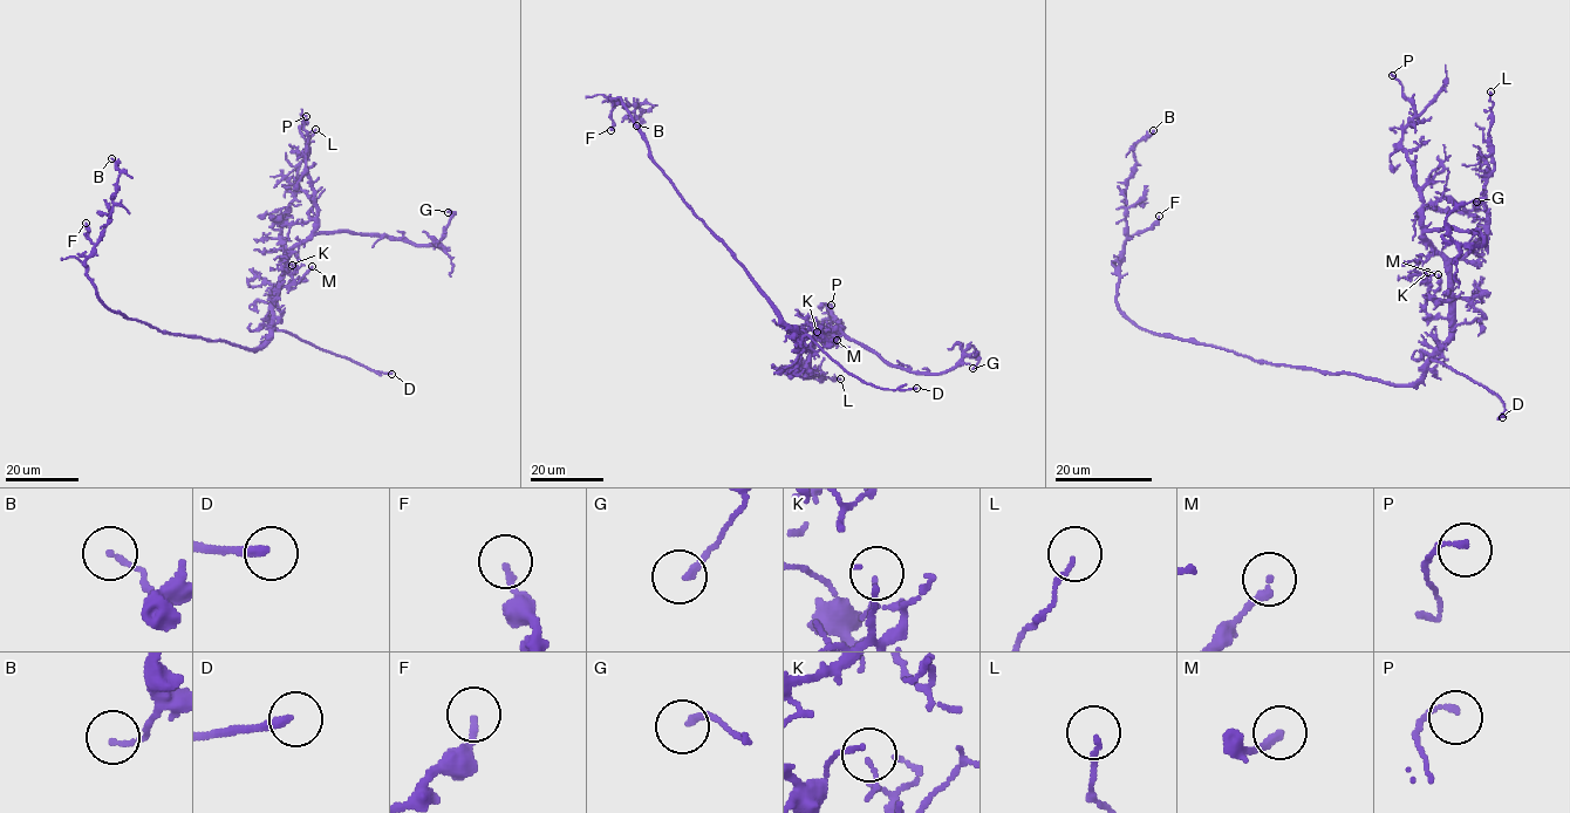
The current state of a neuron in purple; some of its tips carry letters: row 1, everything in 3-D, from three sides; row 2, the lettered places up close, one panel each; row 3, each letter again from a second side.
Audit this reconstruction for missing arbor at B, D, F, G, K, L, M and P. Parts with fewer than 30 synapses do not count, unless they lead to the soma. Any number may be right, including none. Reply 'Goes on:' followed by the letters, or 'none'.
Goes on: D

